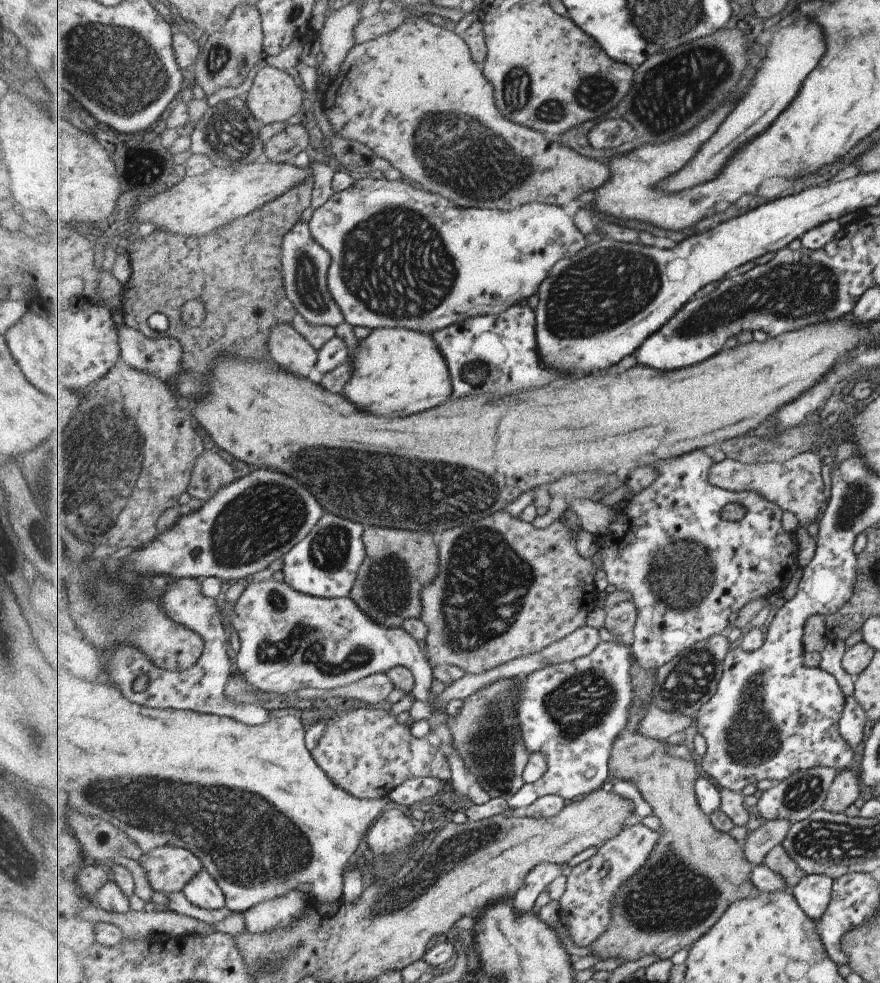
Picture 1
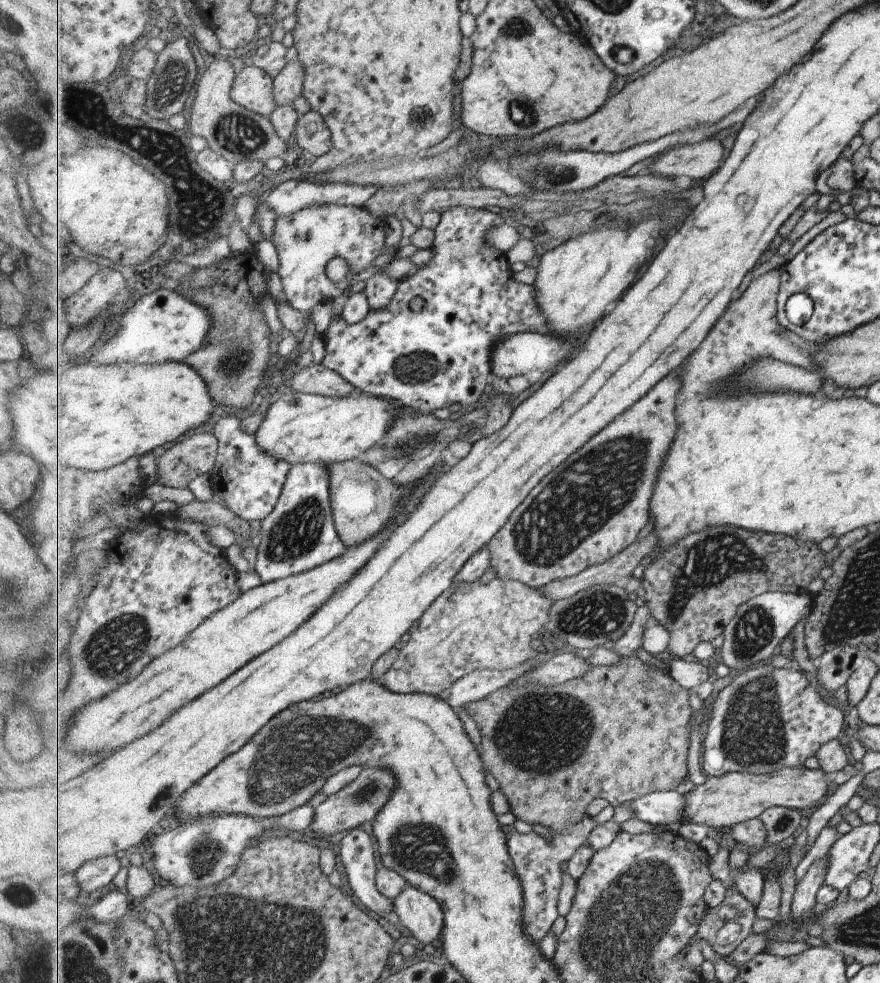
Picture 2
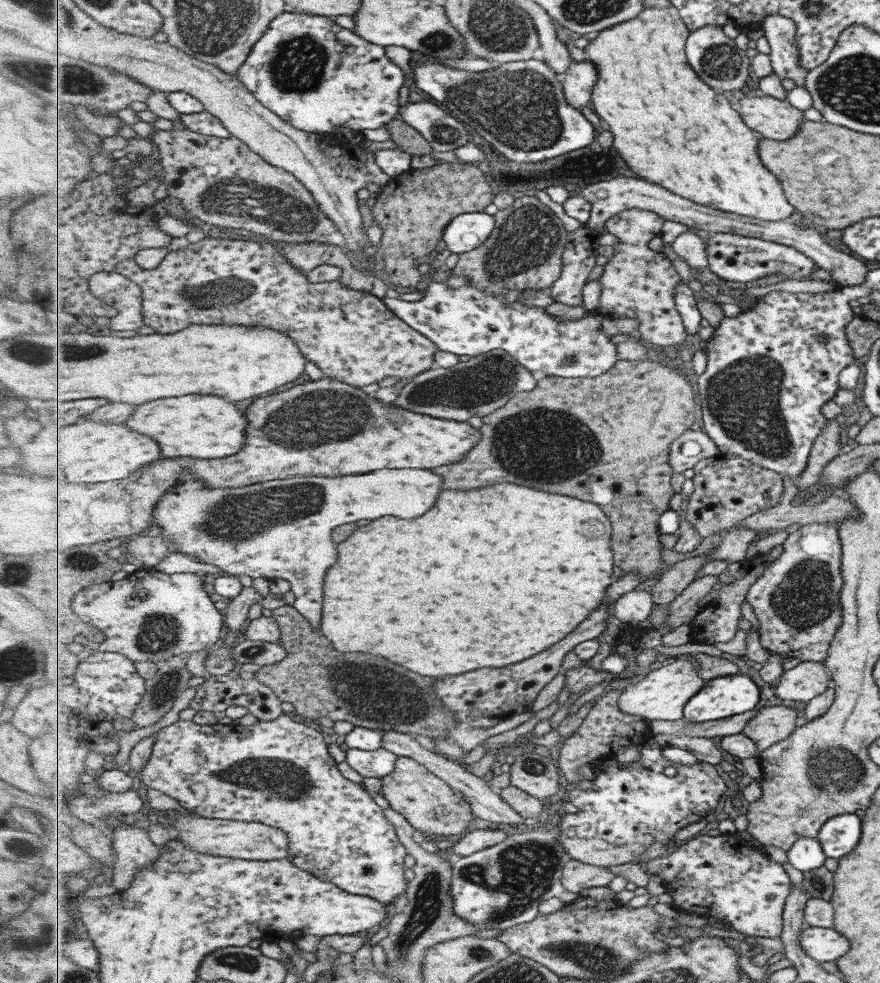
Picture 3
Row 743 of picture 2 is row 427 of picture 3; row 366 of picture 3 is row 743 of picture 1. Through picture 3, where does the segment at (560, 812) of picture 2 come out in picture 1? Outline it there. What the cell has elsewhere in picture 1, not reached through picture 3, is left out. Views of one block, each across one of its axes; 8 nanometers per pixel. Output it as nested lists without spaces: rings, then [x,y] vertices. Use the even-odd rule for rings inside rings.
[[[634,660],[633,668],[633,686],[634,686],[634,700],[631,703],[629,708],[630,716],[629,723],[622,734],[614,740],[614,750],[613,755],[610,758],[610,776],[613,776],[613,782],[618,780],[627,780],[632,782],[638,792],[641,794],[642,798],[650,805],[650,808],[653,810],[656,816],[661,818],[663,822],[663,827],[667,832],[671,834],[663,834],[661,836],[661,842],[658,842],[658,846],[655,847],[655,850],[651,853],[650,859],[639,869],[639,872],[635,874],[634,877],[631,877],[618,891],[614,898],[614,907],[612,911],[614,912],[614,917],[610,927],[605,931],[592,945],[593,955],[598,957],[606,958],[611,957],[621,957],[627,959],[627,961],[636,960],[641,958],[641,956],[647,956],[647,954],[655,954],[660,959],[673,958],[679,950],[690,949],[698,942],[702,936],[705,936],[718,922],[722,919],[722,916],[725,914],[725,911],[734,903],[740,900],[745,900],[751,897],[758,897],[762,891],[757,888],[757,885],[752,881],[751,873],[754,869],[754,864],[748,859],[745,850],[744,842],[739,842],[735,838],[731,838],[728,833],[722,833],[718,828],[715,828],[715,825],[712,823],[710,816],[707,816],[703,809],[700,807],[698,796],[696,795],[696,784],[702,772],[700,770],[700,762],[693,756],[689,757],[675,757],[669,754],[669,743],[659,739],[657,737],[648,737],[640,731],[640,724],[642,720],[646,717],[646,712],[649,710],[649,707],[653,705],[653,694],[652,691],[656,686],[658,679],[658,670],[659,668],[653,667],[652,669],[646,669]]]

